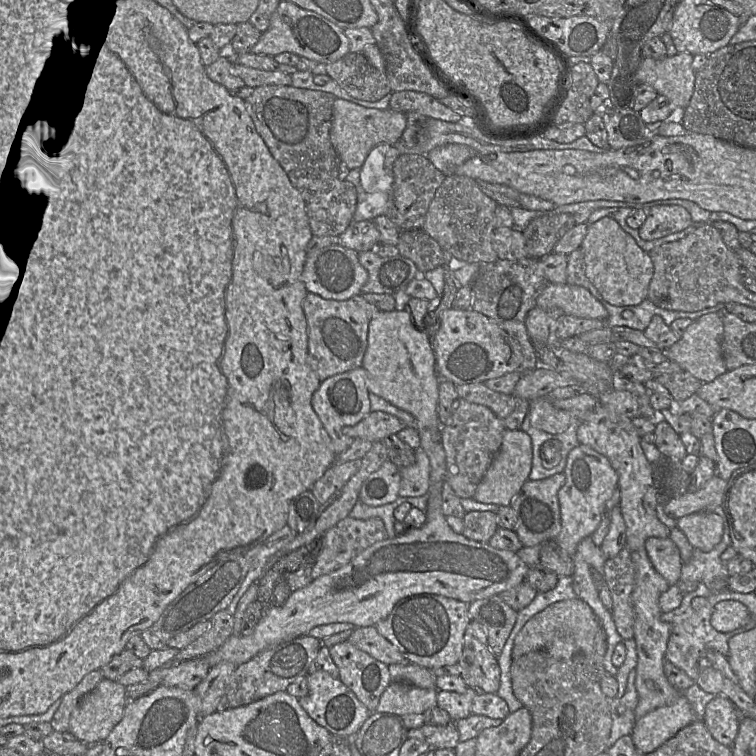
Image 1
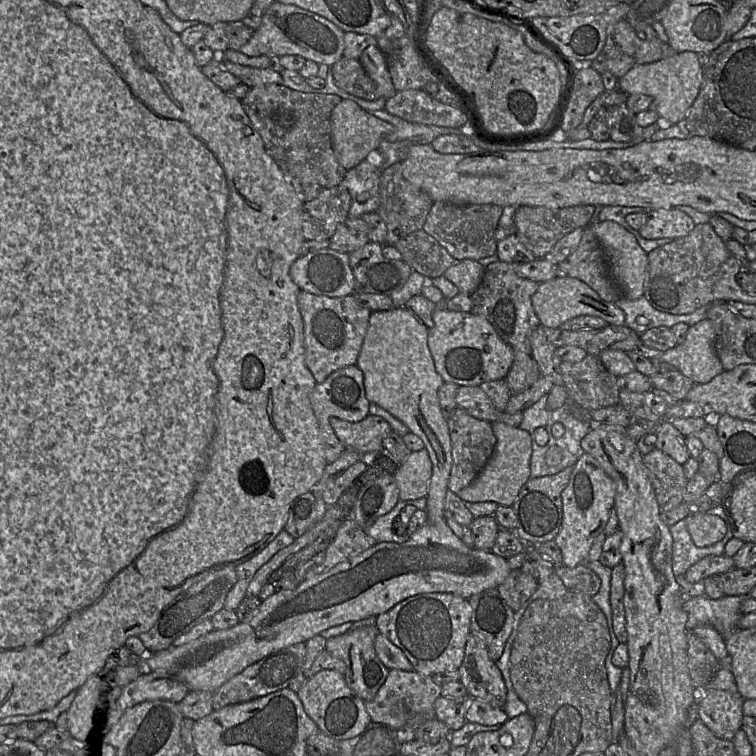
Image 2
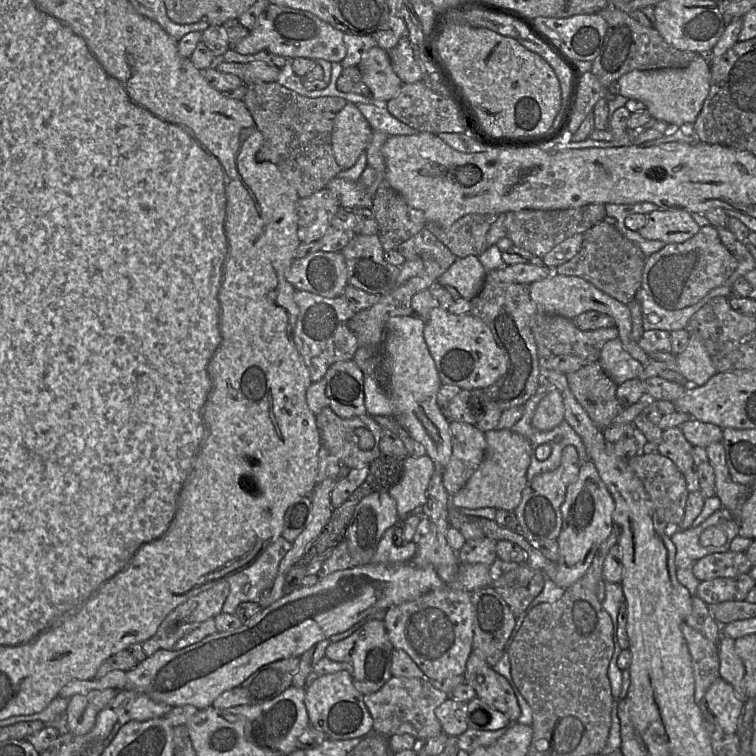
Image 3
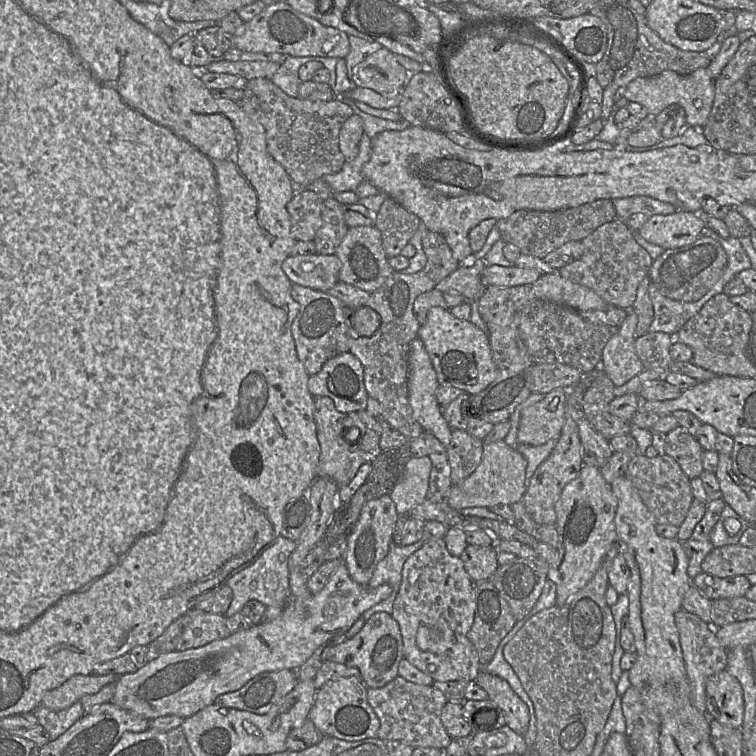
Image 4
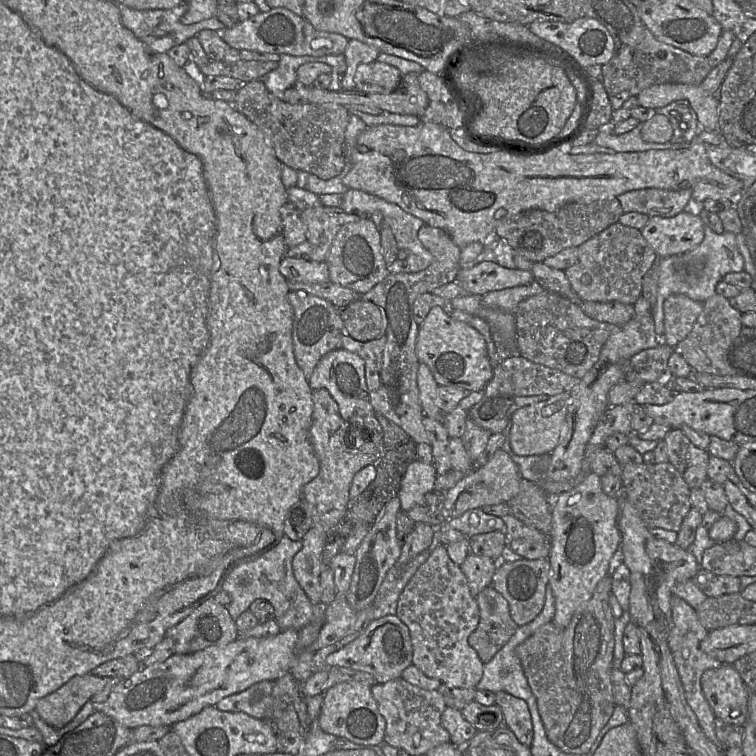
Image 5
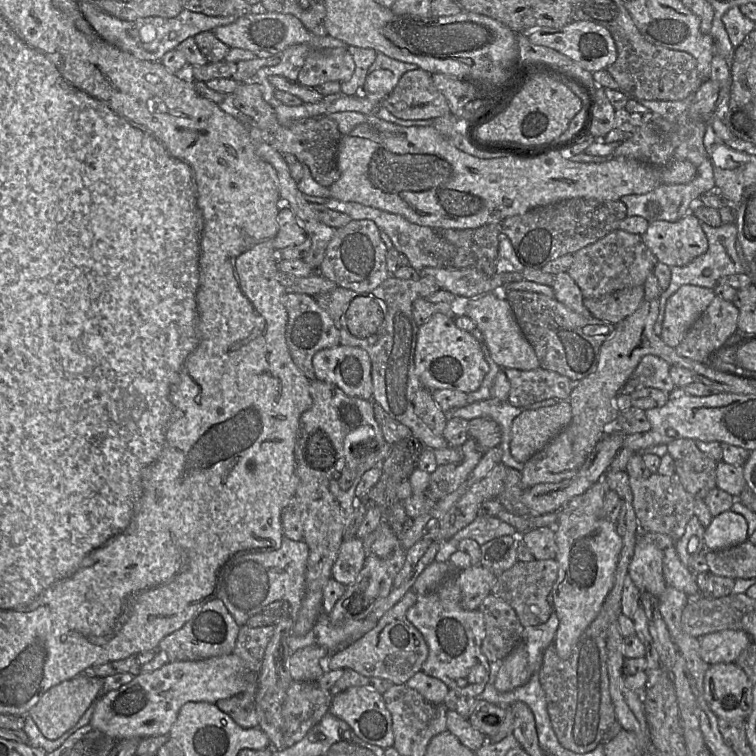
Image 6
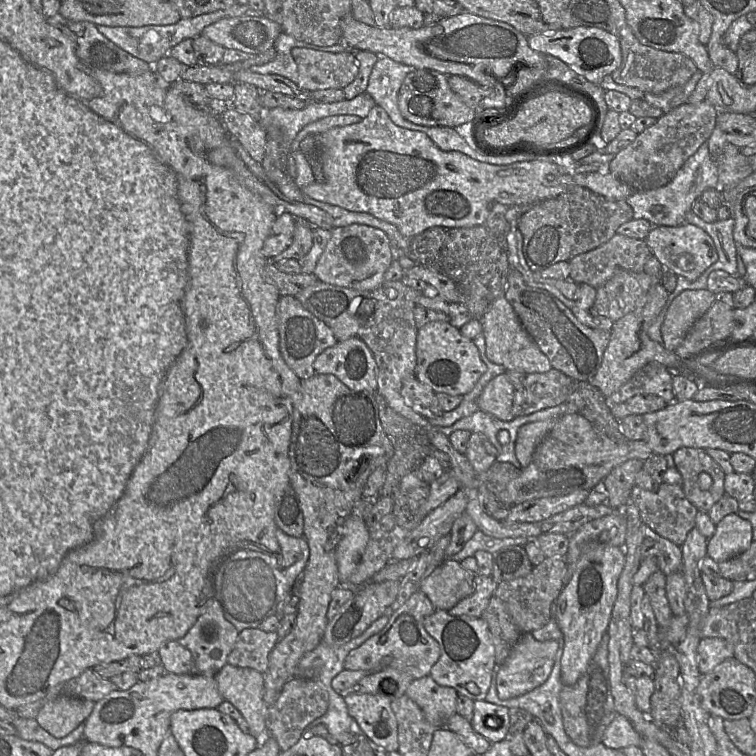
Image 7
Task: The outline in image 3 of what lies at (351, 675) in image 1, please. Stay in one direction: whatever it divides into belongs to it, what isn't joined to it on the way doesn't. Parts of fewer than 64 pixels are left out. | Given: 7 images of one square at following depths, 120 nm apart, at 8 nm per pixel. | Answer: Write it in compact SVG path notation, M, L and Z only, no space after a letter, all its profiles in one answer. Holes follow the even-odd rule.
M373 619L366 622L350 636L331 642L325 656L336 662L346 662L353 666L354 687L362 694L378 691L391 677L391 660L394 647L388 637L383 620Z

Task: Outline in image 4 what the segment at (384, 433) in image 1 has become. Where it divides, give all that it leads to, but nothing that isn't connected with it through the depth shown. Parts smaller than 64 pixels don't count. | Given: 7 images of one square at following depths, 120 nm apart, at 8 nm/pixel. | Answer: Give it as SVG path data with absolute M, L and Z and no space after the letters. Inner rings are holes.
M327 396L314 397L314 402L316 434L320 445L317 476L331 478L339 487L346 485L353 479L362 464L372 462L382 452L382 450L379 446L380 438L374 448L366 451L359 448L358 444L348 442L344 438L344 431L346 432L346 429L350 428L353 422L363 421L366 428L368 427L377 431L381 437L382 427L378 418L369 414L366 409L349 413L340 412L336 409L334 401Z

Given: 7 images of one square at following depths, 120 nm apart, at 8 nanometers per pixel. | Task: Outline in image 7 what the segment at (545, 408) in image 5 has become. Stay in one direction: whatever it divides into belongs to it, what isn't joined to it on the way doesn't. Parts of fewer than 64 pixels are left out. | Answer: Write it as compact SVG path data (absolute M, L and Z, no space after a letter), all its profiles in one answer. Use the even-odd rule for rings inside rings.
M557 419L536 421L520 427L514 450L521 467L530 463L536 447L552 429L556 421Z

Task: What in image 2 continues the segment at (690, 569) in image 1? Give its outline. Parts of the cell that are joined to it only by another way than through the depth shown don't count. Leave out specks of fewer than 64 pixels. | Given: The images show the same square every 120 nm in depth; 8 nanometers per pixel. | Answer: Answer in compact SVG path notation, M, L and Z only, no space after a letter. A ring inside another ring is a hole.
M716 505L708 510L700 510L700 511L706 511L706 513L708 513L708 514L720 517L726 525L727 533L726 533L725 537L723 538L723 540L721 540L720 542L718 542L710 547L698 548L693 543L691 536L688 532L688 529L687 529L688 516L685 517L683 520L680 520L676 524L672 525L671 527L669 527L669 529L671 531L672 538L673 538L672 569L673 569L673 574L674 574L675 578L677 578L680 575L685 575L685 573L688 571L688 569L691 566L693 566L695 563L697 563L698 561L700 561L701 559L703 559L705 557L724 555L726 544L732 538L734 538L731 526L729 524L729 521L727 519L727 516L725 514L725 511L724 511L722 505Z

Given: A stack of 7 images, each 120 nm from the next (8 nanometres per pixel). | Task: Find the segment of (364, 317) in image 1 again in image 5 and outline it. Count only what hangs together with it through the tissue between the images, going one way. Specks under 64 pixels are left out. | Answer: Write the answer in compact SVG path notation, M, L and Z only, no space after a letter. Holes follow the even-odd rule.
M289 291L288 299L294 309L292 339L295 359L309 380L316 365L324 355L335 349L343 348L343 320L337 311L337 306L324 298L305 291Z

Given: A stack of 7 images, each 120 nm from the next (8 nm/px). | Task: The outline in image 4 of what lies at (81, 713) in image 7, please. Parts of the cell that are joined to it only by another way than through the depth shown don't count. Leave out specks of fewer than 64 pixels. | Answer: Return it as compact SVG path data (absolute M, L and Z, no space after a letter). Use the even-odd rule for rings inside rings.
M81 675L70 677L59 687L47 692L41 701L41 706L60 711L69 708L86 694L95 694L109 683L115 683L118 676L106 675Z

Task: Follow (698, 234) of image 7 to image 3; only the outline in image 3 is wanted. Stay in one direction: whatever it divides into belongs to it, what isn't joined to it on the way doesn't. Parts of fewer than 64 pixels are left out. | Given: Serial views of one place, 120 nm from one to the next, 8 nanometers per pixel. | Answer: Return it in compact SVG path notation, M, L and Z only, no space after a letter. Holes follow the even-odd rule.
M659 209L647 214L646 224L638 230L647 240L660 240L666 244L682 243L692 238L700 226L691 213L681 209Z

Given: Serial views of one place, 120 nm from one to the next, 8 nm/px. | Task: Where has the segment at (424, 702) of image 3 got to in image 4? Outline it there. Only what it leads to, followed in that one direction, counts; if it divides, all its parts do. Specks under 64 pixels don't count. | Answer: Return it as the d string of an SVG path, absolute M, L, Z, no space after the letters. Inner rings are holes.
M398 675L381 688L368 688L367 700L380 721L377 737L384 741L398 740L413 748L444 750L452 740L441 721L441 712L448 700L433 686L419 685Z

